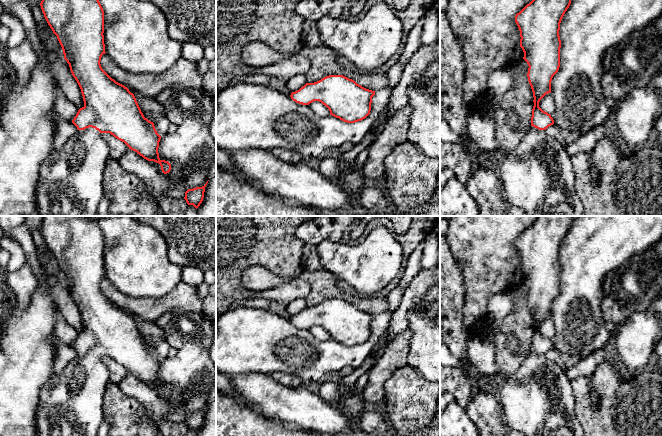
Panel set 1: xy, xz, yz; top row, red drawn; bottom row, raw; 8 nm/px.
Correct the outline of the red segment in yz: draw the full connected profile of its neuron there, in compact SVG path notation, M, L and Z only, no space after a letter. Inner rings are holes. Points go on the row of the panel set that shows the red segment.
M532 0L515 16L523 59L529 66L527 77L534 106L530 129L513 151L499 159L497 175L504 200L522 209L527 216L583 216L584 212L575 189L571 156L565 151L564 145L546 134L545 130L554 124L554 120L539 107L540 100L551 93L552 78L560 67L560 23L570 4L571 0Z

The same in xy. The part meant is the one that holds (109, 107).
M42 0L40 6L81 89L84 106L72 120L78 132L71 136L60 150L54 150L40 167L36 187L36 208L39 216L96 216L97 207L104 197L103 177L106 162L110 158L110 150L102 138L102 133L110 133L144 159L159 163L164 174L170 172L171 164L159 158L161 136L157 133L154 123L144 117L134 94L112 79L101 67L101 57L106 52L103 35L104 11L99 0Z

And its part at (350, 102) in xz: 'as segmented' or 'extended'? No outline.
as segmented

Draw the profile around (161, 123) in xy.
M166 116L157 117L154 121L155 129L160 136L168 133L169 125L170 121L167 119Z

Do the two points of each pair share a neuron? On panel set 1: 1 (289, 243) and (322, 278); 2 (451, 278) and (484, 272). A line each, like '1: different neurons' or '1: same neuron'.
1: different neurons
2: different neurons

